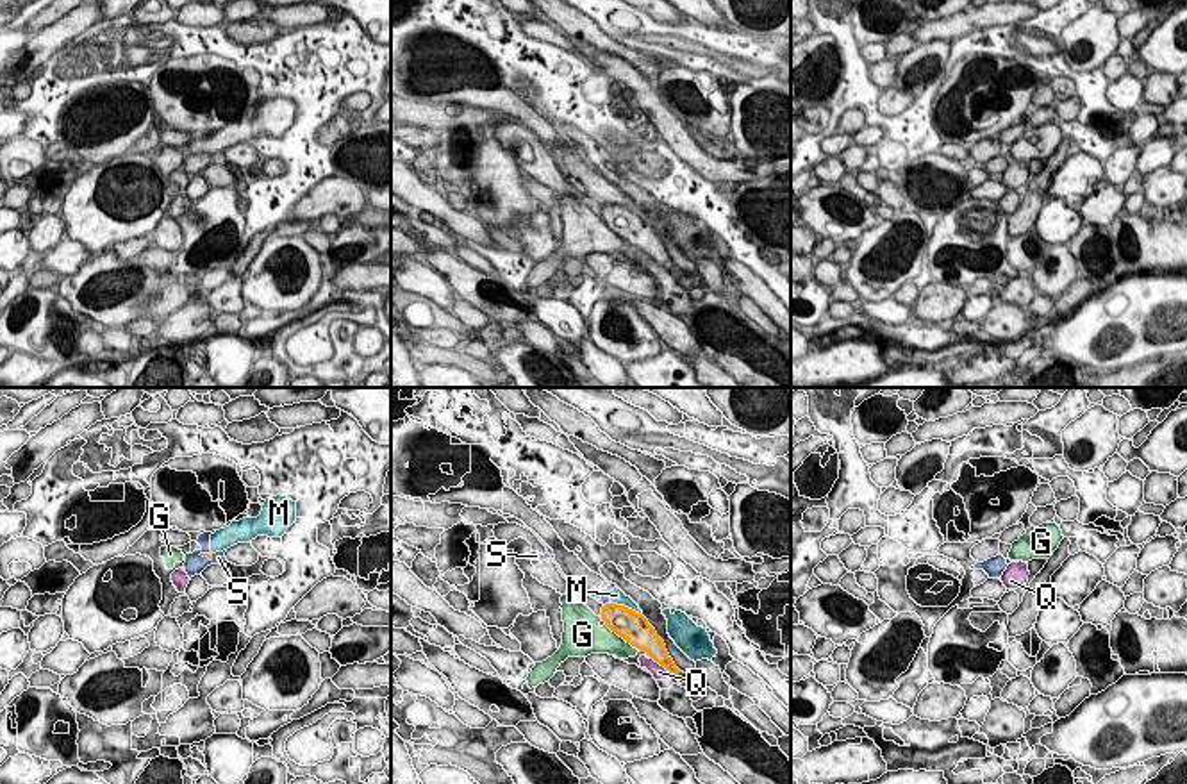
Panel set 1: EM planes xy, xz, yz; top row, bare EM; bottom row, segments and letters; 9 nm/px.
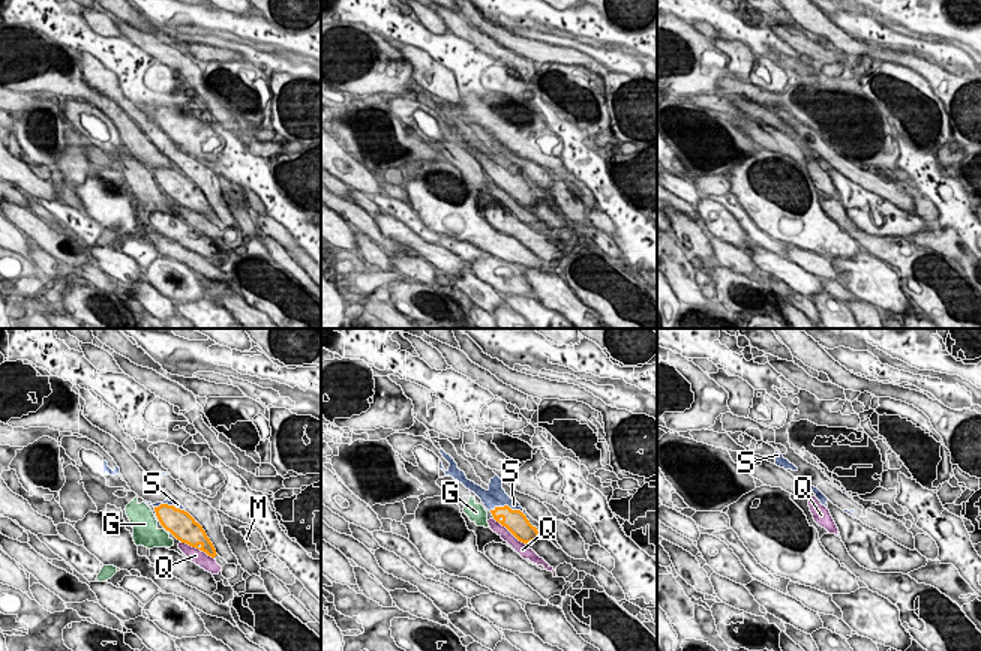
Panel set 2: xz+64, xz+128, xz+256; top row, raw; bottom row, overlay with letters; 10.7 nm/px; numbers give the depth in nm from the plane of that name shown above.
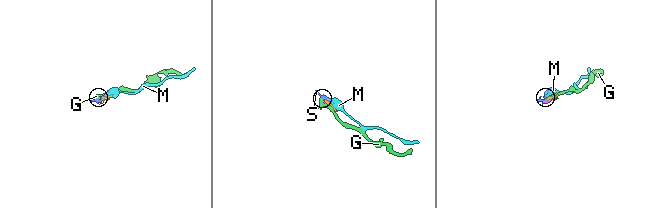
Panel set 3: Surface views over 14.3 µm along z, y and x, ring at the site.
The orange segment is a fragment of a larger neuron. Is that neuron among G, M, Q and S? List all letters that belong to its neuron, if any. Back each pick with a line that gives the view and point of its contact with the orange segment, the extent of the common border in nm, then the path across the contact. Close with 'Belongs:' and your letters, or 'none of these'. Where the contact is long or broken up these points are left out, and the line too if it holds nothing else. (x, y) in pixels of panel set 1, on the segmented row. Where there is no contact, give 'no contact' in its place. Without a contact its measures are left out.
S: xz (607, 604) | 90 nm
Belongs: S

